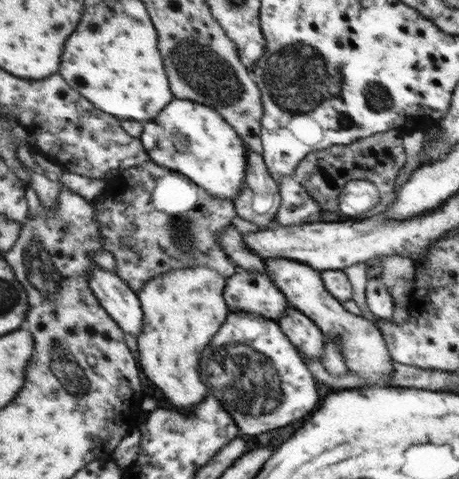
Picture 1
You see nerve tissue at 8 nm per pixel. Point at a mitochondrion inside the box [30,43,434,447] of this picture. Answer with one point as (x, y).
(250, 381)

